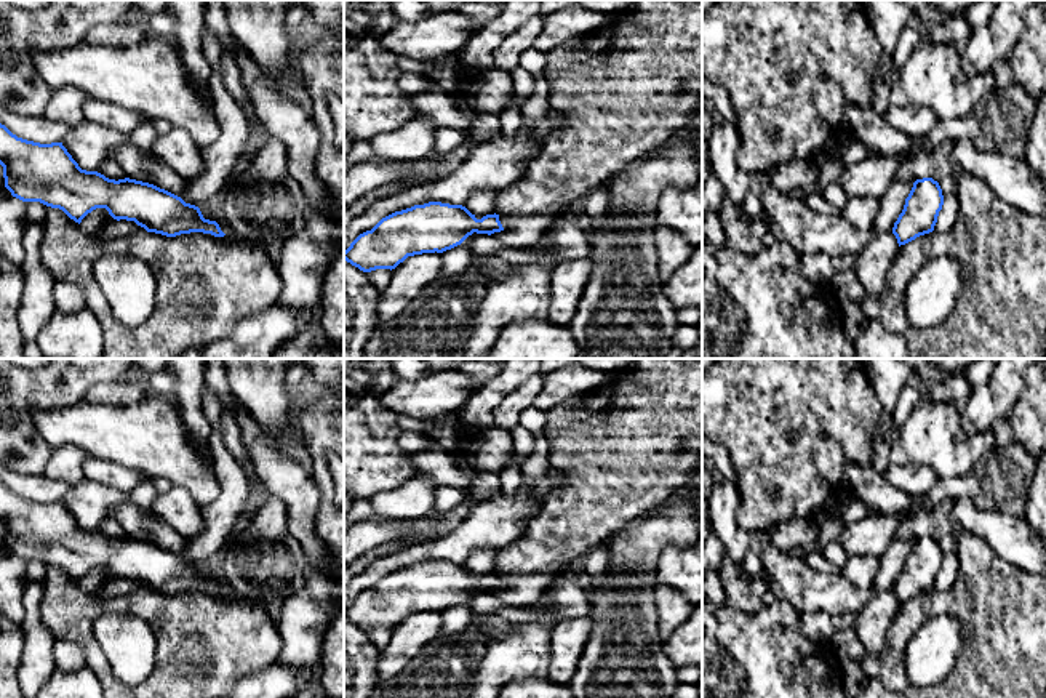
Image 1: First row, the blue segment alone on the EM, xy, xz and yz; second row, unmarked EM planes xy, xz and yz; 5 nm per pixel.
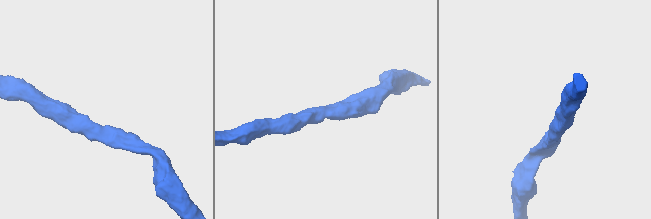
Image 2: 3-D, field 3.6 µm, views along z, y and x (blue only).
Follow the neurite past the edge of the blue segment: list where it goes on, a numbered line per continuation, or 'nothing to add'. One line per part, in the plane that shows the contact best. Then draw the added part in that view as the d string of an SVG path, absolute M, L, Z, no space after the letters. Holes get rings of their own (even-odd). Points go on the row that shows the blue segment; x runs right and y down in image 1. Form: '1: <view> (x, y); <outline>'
nothing to add

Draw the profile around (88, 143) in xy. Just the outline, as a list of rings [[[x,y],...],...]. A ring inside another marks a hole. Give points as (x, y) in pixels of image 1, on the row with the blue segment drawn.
[[[83,120],[70,126],[62,146],[82,170],[96,171],[107,160],[107,152],[112,147],[128,141],[126,134]]]

